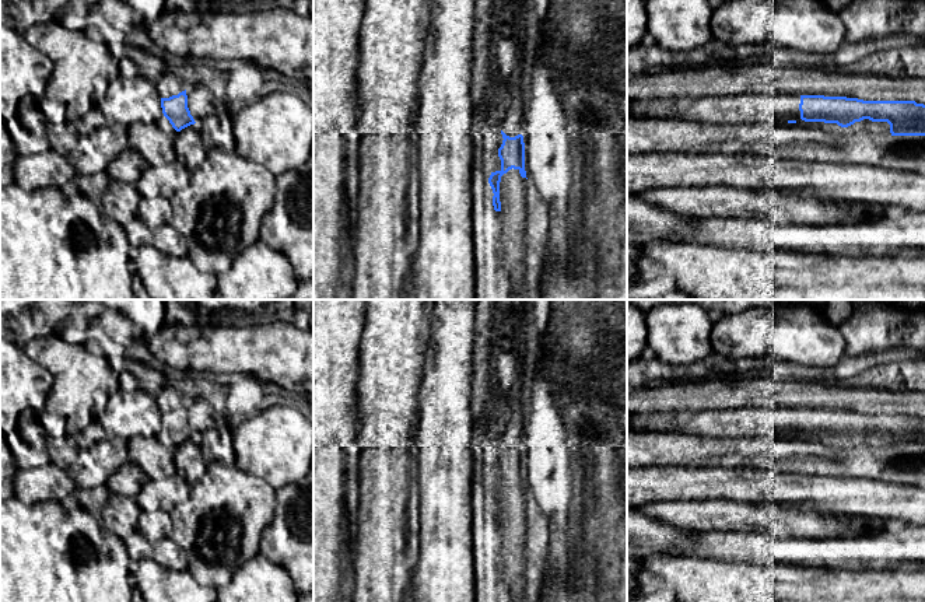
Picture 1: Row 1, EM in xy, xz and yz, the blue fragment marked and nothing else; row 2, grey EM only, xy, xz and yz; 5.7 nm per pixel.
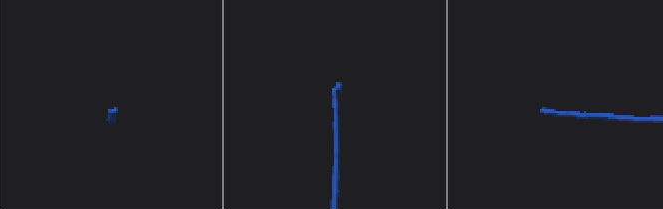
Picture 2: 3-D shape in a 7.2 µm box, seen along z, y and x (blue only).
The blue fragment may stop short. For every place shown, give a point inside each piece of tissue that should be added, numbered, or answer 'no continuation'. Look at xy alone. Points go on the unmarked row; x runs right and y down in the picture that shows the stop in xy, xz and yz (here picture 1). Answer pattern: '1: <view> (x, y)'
no continuation

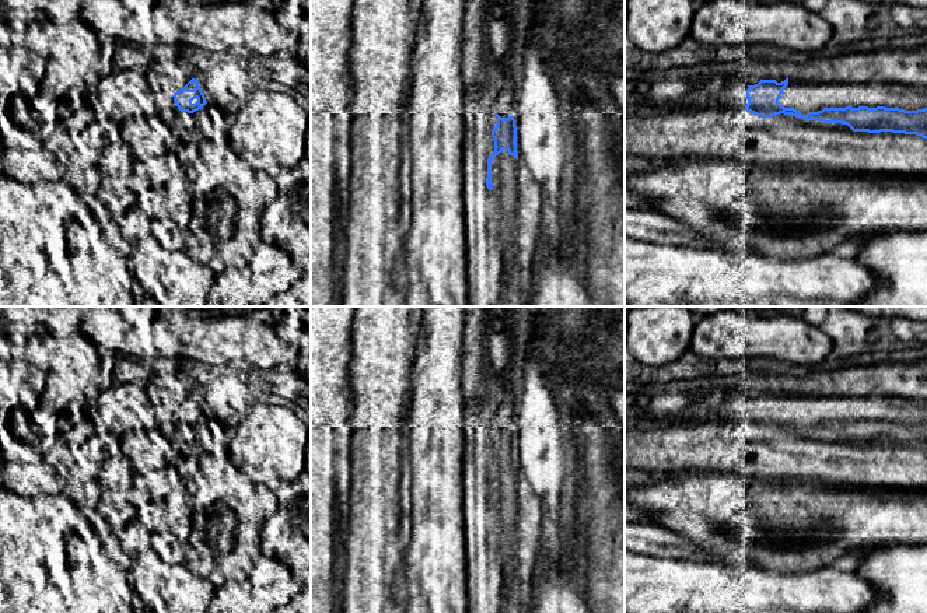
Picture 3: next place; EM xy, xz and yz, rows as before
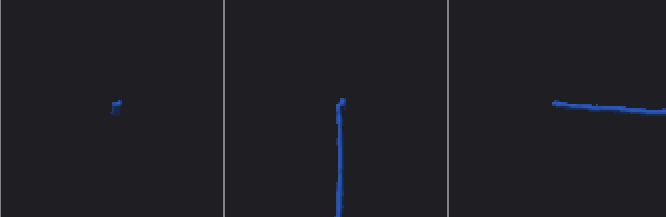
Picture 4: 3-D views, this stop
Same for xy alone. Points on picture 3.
1: xy (165, 420)

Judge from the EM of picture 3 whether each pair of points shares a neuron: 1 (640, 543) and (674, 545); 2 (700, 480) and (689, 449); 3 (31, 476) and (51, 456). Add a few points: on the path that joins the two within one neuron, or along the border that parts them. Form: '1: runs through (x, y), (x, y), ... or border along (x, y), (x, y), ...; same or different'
1: runs through (649, 543), (665, 543); same
2: border along (730, 470), (677, 470), (672, 473); different
3: border along (44, 461), (52, 466); different

